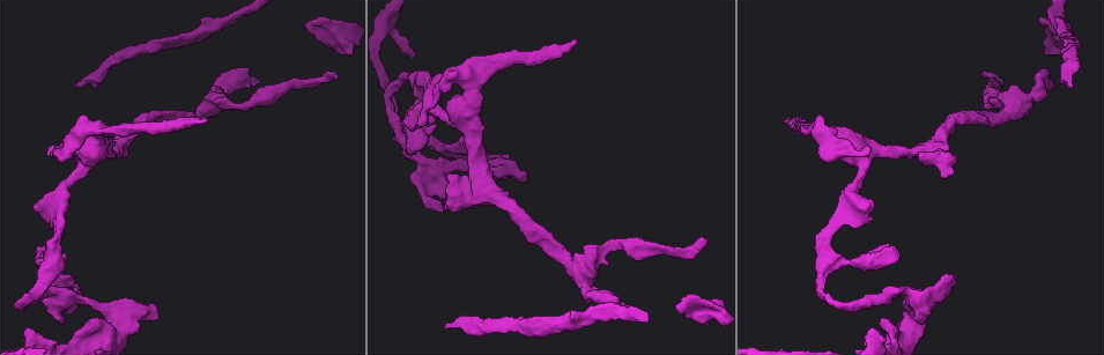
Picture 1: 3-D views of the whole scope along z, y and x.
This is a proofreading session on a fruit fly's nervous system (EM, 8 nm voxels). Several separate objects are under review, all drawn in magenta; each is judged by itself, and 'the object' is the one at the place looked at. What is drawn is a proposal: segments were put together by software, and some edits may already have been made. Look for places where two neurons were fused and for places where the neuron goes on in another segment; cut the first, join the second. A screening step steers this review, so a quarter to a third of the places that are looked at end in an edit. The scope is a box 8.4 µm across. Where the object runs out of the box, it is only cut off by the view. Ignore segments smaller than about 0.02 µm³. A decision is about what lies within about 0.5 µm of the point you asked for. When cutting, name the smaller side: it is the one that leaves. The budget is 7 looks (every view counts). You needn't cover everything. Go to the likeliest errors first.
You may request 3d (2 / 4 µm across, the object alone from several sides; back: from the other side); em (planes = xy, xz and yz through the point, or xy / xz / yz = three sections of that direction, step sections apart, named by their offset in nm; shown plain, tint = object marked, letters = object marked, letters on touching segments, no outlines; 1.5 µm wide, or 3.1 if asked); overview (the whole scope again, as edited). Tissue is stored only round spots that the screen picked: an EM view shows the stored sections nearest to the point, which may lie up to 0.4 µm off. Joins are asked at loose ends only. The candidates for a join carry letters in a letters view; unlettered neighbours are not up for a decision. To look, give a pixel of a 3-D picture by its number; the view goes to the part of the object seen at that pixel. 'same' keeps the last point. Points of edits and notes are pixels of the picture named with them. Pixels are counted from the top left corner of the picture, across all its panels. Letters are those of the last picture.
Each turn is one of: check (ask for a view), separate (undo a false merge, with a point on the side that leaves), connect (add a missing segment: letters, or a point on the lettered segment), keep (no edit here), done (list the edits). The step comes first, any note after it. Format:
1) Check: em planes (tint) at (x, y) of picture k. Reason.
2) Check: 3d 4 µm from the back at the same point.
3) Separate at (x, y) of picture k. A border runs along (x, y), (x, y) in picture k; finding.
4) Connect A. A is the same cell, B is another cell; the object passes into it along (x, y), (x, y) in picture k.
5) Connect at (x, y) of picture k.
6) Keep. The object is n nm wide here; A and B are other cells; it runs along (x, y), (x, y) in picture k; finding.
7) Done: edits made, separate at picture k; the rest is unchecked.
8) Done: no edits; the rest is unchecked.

Check: em planes (letters) at (1069, 87) of picture 1. End of a long branch.

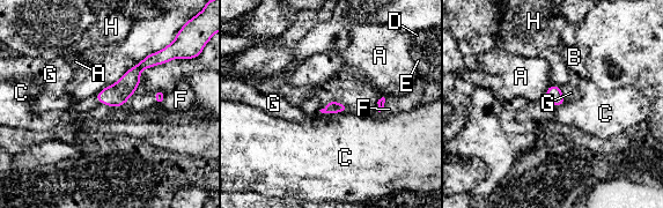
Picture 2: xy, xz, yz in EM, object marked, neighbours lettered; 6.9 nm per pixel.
Keep. The longest contact is with C, 190 nm; A, B, C, D, E, F, G and H are other cells; none of them fits.

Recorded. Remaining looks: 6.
Check: em planes (plain) at (64, 322) of picture 1. Free end.

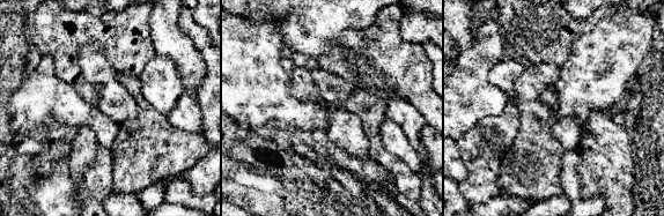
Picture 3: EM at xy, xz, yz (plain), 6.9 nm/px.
Check: em planes (letters) at the same point. See the neighbours.

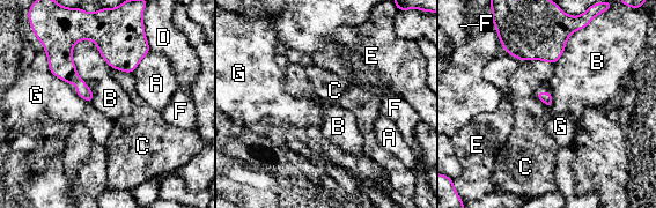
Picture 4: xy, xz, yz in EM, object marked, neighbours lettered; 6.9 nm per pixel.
Keep. A, B, C, D, E, F and G are other cells; a border runs along (521, 60), (543, 60), (553, 65) in picture 4; none of them fits.

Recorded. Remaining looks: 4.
Check: 3d 4 µm at (1052, 82) of picture 1.

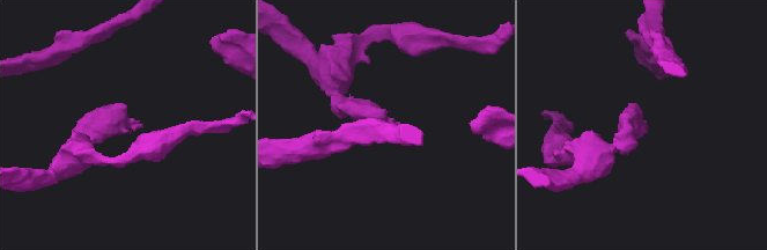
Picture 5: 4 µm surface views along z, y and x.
Check: em 3.1 µm xy step 8 (tint) at (645, 126) of picture 5.

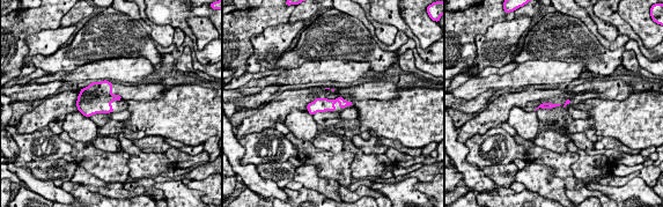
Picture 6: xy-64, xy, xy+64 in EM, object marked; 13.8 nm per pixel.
Check: em 3.1 µm planes (letters) at the same point. Another direction.

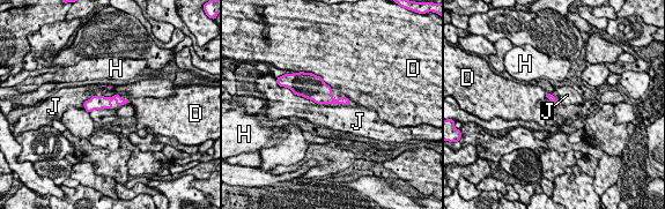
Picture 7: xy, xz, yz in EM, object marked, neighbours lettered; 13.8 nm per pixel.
Keep. The longest contact is with D, 440 nm; D, H and J are other cells; a border runs along (102, 94), (88, 98), (83, 107) in picture 7; none of them fits.

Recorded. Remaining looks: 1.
Done: no edits; the rest is unchecked.

